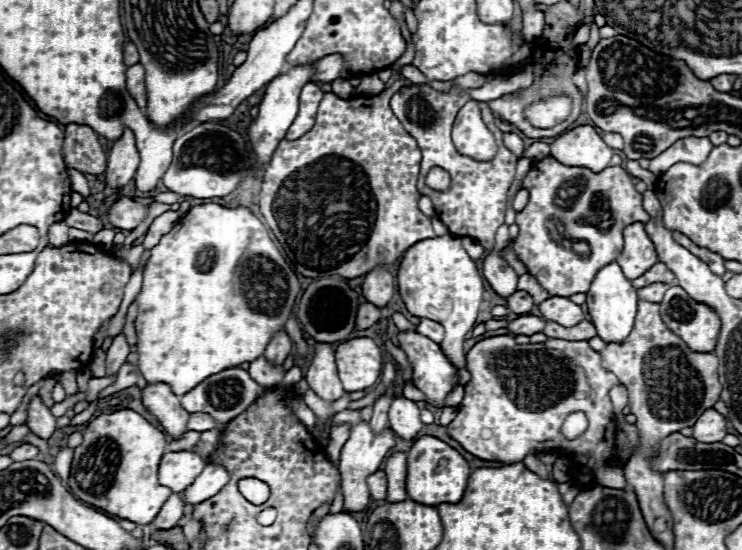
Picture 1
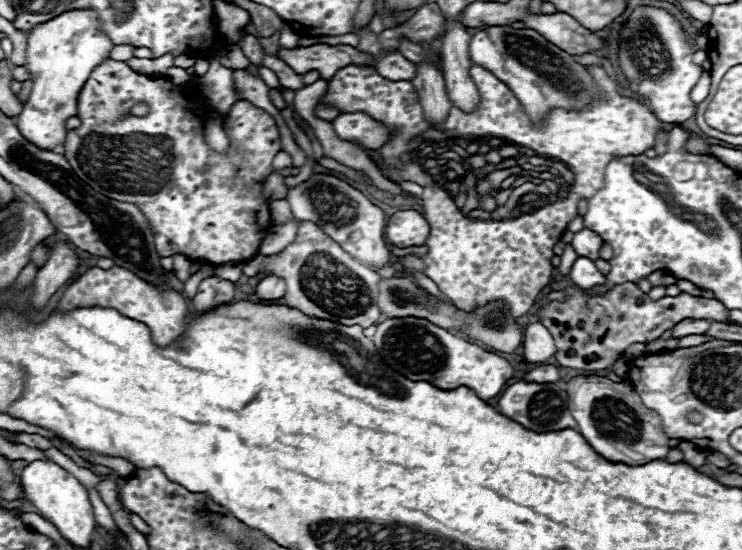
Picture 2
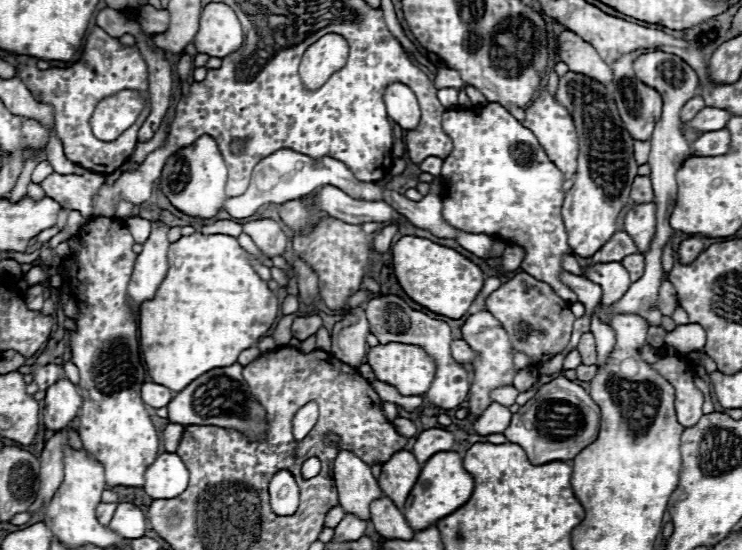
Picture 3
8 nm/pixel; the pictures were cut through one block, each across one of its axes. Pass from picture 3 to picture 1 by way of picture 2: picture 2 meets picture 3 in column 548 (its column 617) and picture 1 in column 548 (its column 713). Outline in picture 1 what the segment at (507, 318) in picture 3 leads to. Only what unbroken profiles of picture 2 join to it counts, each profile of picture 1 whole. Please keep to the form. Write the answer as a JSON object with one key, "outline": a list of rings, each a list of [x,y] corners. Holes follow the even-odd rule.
{"outline":[[[552,296],[538,308],[548,322],[558,322],[560,326],[576,326],[584,318],[582,308],[564,296]]]}

